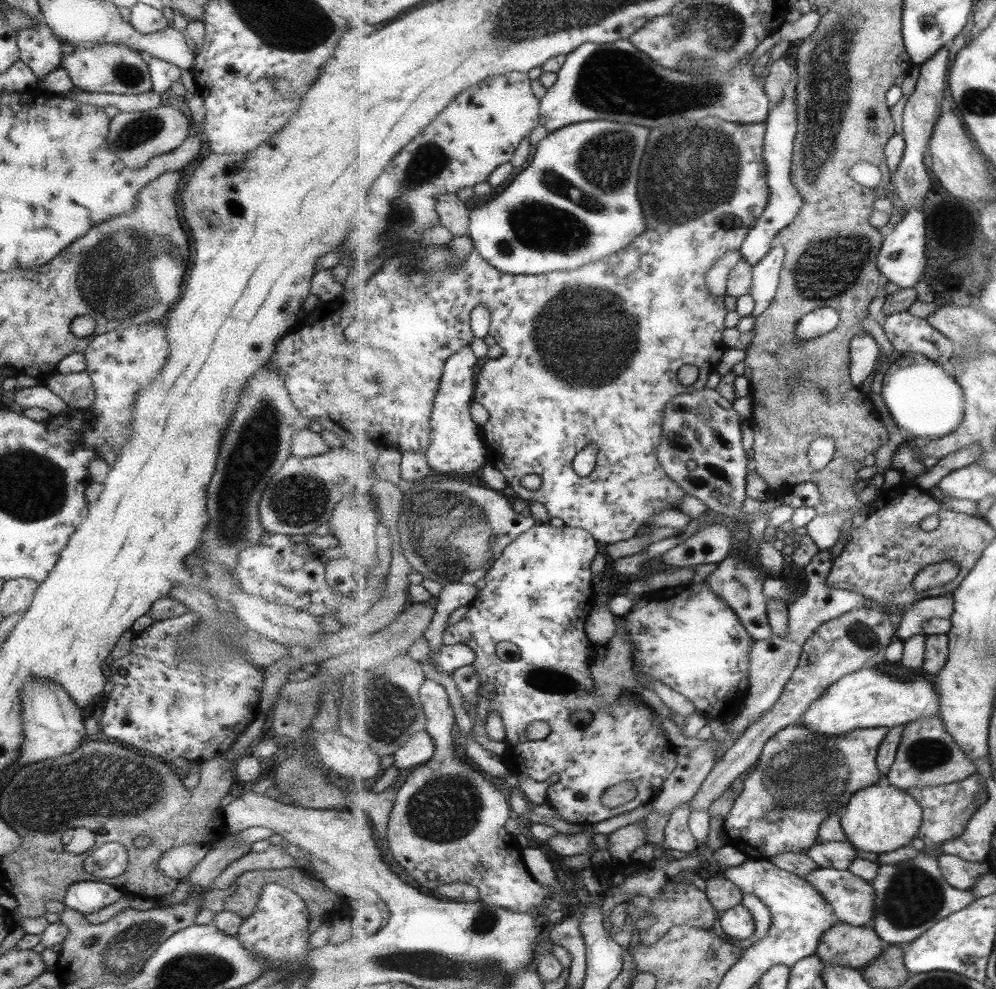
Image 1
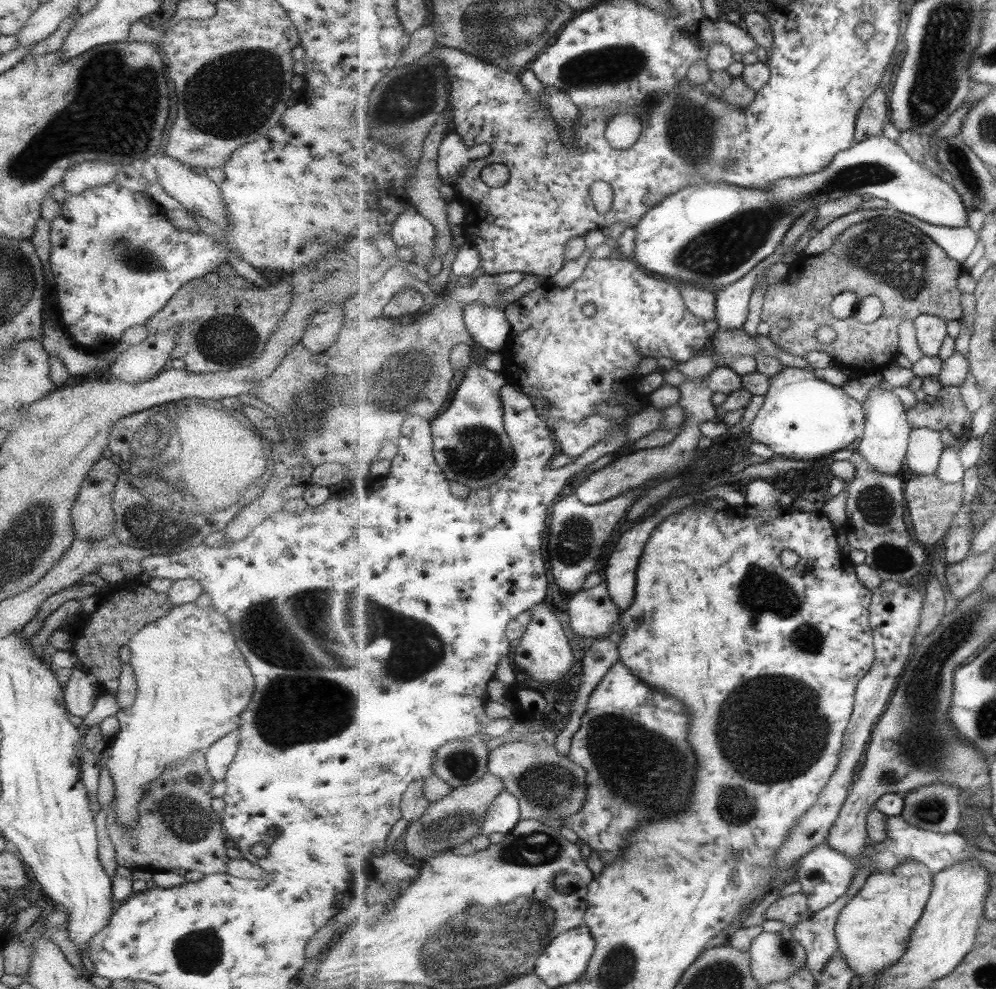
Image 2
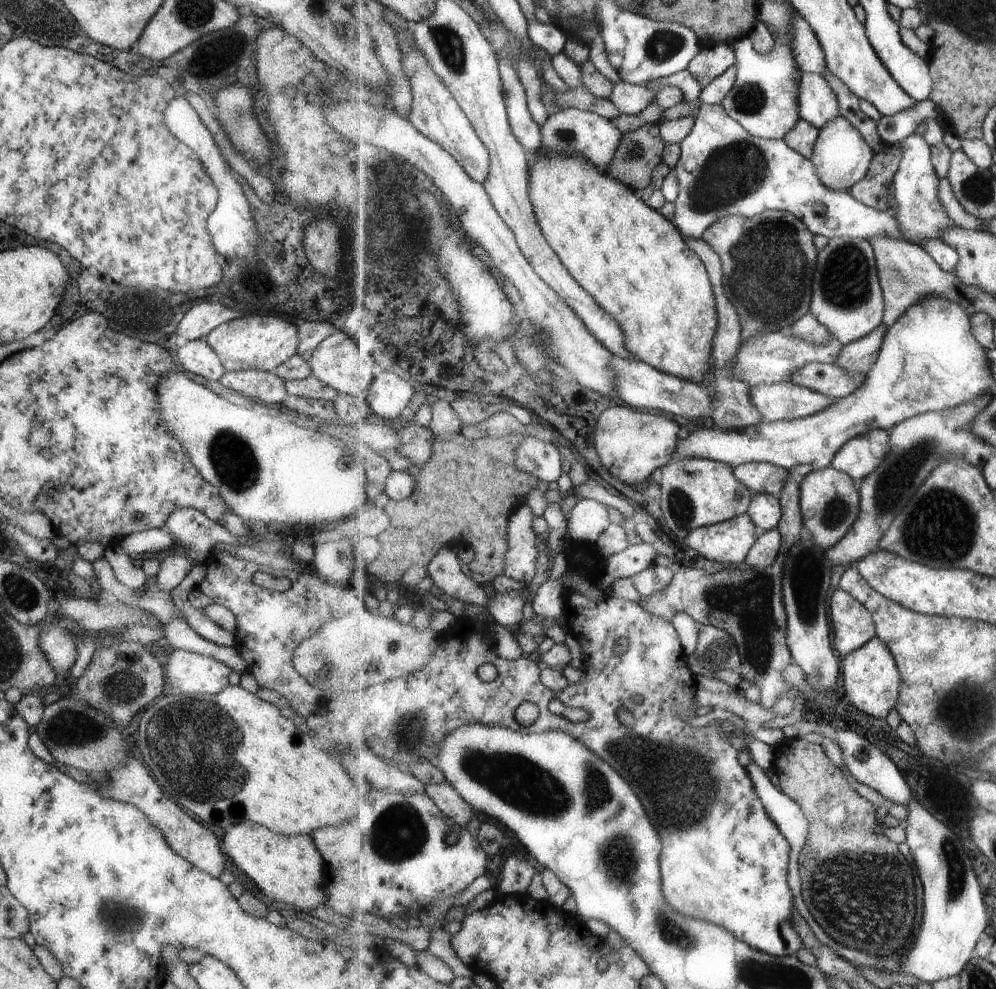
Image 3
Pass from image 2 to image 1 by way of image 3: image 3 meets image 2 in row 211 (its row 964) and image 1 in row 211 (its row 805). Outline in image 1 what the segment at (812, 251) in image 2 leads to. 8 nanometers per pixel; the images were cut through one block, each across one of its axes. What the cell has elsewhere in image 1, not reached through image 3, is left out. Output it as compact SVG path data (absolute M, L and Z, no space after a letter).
M795 89L791 98L783 98L779 104L773 106L771 114L766 120L768 128L763 156L766 157L767 168L769 168L767 180L769 180L771 188L771 198L761 218L749 230L749 235L743 241L743 246L740 250L745 260L753 266L759 264L763 260L763 256L769 254L769 250L774 246L771 242L779 242L779 233L781 233L783 228L795 221L799 211L801 211L801 207L803 207L803 203L805 203L803 196L799 194L799 190L795 188L795 184L791 180L795 141L797 140L799 129L799 112L797 112L797 107L799 106L797 106L797 90Z

